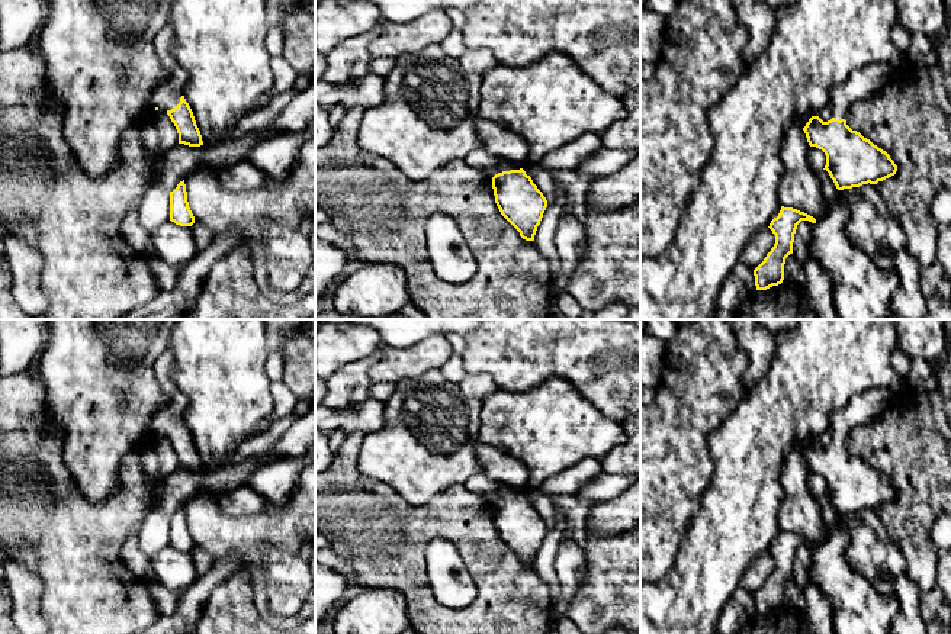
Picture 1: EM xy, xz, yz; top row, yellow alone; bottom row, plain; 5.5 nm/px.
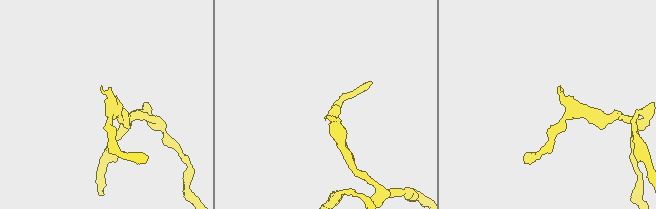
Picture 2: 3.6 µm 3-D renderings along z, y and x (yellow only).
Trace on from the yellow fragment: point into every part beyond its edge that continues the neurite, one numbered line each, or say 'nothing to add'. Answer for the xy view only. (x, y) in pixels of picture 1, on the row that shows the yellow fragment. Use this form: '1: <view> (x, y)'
1: xy (167, 96)

